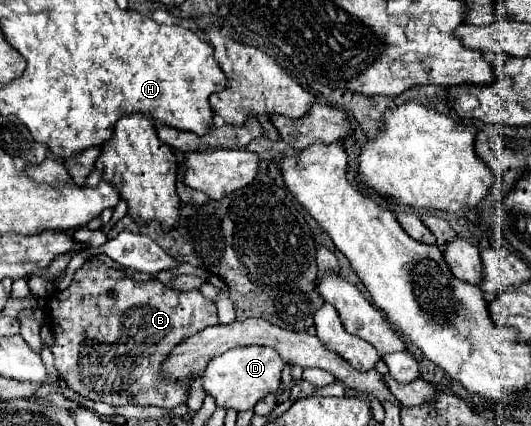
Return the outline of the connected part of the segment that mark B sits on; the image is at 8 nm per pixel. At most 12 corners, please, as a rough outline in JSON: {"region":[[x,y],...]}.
{"region":[[97,259],[49,297],[69,389],[185,405],[167,353],[215,303]]}

